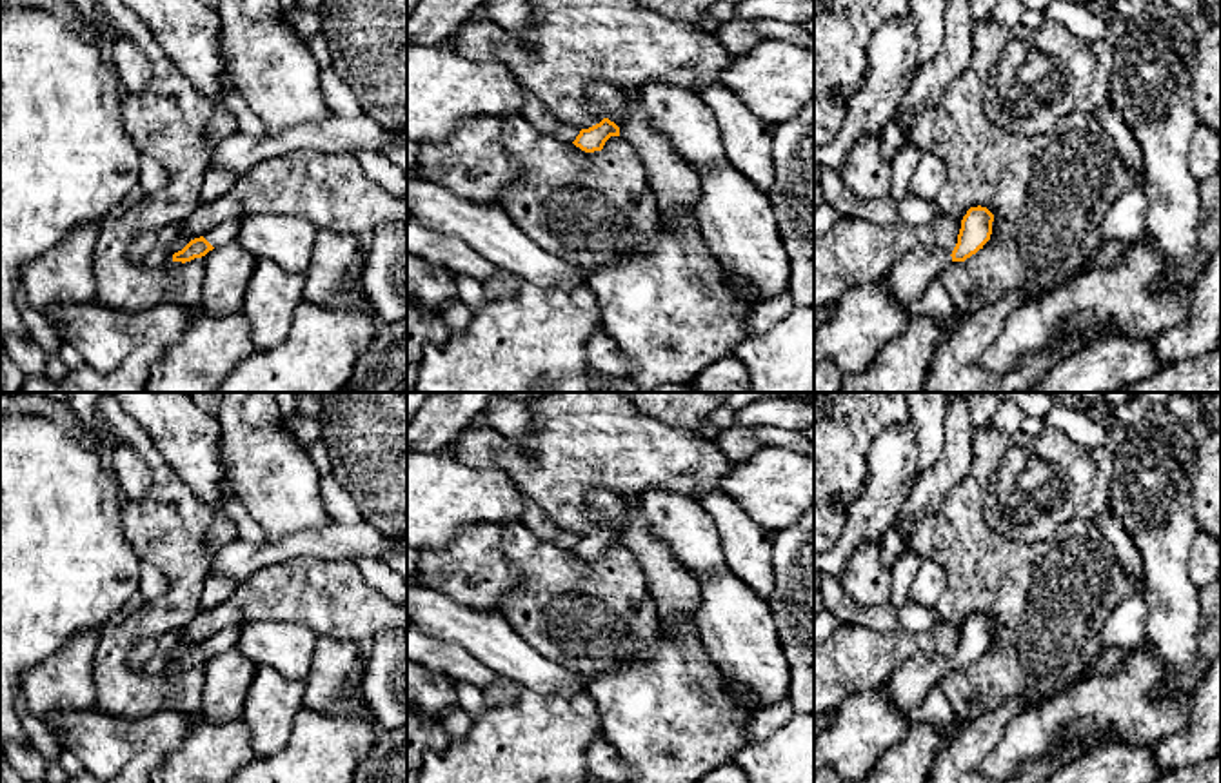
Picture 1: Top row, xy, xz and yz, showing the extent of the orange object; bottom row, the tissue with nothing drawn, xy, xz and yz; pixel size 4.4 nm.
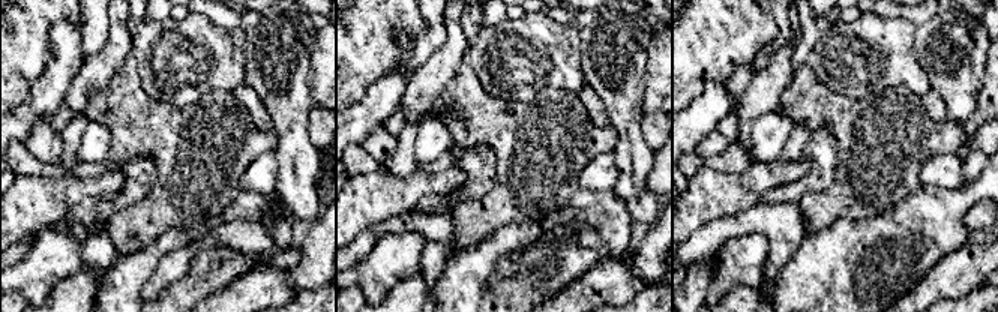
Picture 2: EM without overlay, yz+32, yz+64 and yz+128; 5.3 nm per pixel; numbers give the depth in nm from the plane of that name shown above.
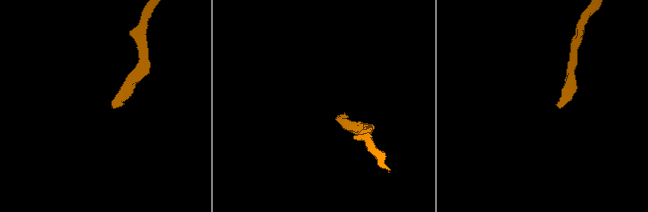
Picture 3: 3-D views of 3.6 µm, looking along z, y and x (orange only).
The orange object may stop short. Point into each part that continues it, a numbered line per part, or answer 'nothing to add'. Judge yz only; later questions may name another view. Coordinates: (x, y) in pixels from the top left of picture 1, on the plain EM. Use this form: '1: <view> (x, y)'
1: yz (907, 685)

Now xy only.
1: xy (224, 640)

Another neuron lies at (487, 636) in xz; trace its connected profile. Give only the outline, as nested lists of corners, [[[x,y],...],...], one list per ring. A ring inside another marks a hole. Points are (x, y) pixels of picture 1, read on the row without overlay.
[[[407,585],[407,623],[463,647],[491,670],[538,694],[572,698],[587,692],[583,676],[538,654],[503,614],[472,610],[440,590]]]

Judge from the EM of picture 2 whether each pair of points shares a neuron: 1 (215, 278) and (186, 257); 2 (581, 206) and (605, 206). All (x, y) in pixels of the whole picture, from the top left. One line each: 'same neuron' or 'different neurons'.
1: different neurons
2: same neuron

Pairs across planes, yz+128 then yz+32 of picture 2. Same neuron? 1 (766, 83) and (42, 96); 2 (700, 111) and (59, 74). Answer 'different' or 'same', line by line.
1: different
2: same

